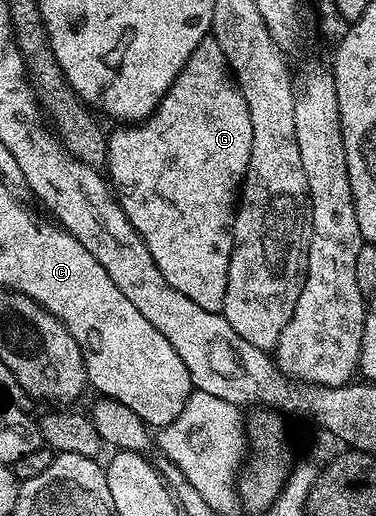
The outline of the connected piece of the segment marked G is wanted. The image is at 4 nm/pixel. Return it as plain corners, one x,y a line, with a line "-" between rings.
207,36
195,51
191,51
191,59
183,67
183,71
175,79
175,83
167,91
167,95
157,104
157,109
140,123
129,123
124,127
117,127
114,133
110,132
107,137
107,181
111,186
116,198
121,203
121,210
127,215
131,227
143,239
147,251
151,251
151,259
155,259
155,267
182,295
187,295
191,303
199,303
203,311
212,313
221,312
223,299
227,295
227,275
229,274
229,260
233,250
233,215
239,204
241,185
245,181
247,163
251,159
251,111
247,111
247,99
243,99
243,91
233,79
229,71
229,61
223,55
223,47
213,36

